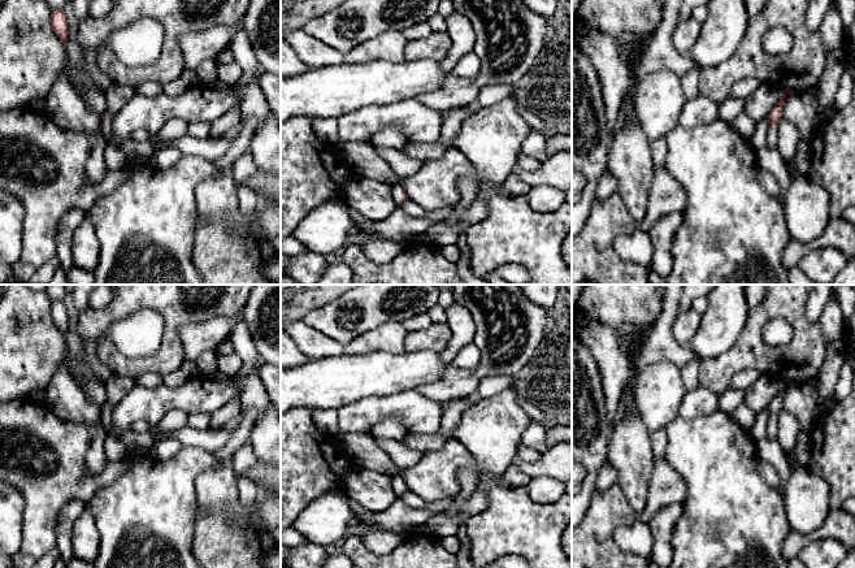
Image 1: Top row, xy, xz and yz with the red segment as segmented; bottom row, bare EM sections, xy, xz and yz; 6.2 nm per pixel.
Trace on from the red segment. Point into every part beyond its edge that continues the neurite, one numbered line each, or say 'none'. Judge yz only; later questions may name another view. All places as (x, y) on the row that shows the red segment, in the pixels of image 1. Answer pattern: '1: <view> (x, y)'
1: yz (772, 130)

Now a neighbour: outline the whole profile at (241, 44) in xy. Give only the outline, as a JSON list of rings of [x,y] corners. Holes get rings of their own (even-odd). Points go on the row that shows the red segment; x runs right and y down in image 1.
[[[243,27],[235,32],[229,47],[233,51],[234,58],[242,68],[243,73],[240,79],[238,81],[236,90],[234,91],[236,96],[236,104],[233,105],[231,109],[223,116],[211,122],[209,138],[216,138],[217,140],[222,139],[222,136],[227,134],[233,127],[239,126],[239,105],[242,99],[242,90],[257,82],[262,70],[256,60],[256,55],[252,49],[252,44],[247,35],[247,31]]]

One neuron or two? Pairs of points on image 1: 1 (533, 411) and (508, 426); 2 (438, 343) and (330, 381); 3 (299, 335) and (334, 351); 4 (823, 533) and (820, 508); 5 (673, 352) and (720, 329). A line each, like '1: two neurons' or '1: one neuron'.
1: two neurons
2: two neurons
3: one neuron
4: two neurons
5: two neurons

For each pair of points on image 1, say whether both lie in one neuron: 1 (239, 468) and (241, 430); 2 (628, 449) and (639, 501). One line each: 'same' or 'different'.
1: different
2: same

